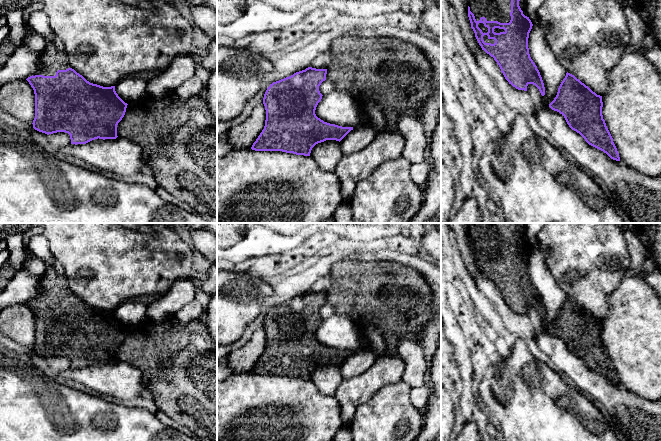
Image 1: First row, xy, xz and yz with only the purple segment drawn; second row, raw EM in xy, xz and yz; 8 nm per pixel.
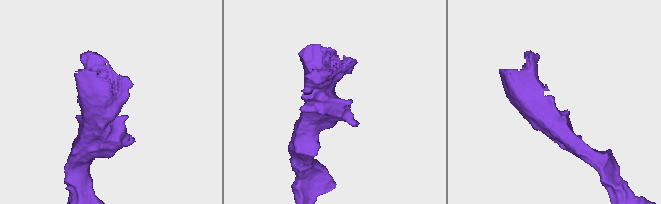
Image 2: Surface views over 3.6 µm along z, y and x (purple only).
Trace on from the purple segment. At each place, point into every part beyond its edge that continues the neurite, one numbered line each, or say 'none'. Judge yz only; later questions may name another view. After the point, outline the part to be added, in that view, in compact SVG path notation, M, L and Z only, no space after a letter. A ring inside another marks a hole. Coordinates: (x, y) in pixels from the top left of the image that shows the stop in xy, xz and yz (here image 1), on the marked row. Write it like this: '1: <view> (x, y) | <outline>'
1: yz (493, 10) | M467 0L476 21L485 17L487 21L509 23L511 20L511 0Z

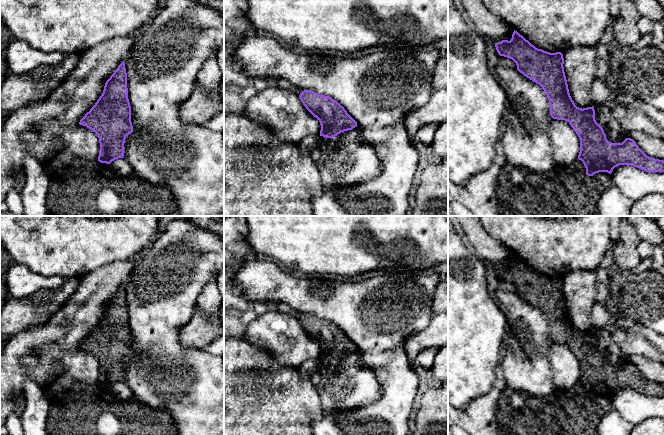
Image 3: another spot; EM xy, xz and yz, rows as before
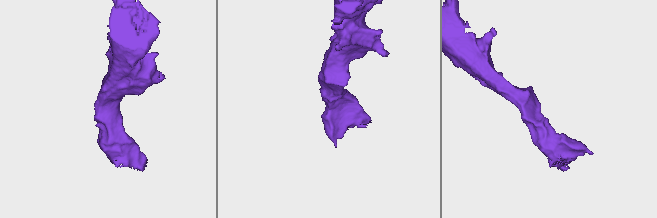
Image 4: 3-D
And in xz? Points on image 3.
none

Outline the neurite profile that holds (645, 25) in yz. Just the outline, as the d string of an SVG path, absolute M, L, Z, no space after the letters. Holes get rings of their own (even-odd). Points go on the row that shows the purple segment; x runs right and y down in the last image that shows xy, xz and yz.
M640 16L638 20L638 29L641 36L653 32L654 21L650 20L648 17Z

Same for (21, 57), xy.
M13 39L8 46L7 62L10 73L23 74L40 65L54 66L65 57L60 52L43 52L31 47L23 40Z

